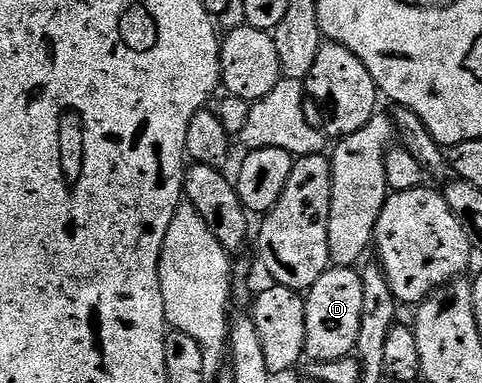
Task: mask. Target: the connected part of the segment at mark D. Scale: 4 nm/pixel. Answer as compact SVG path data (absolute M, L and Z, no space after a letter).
M331 266L305 294L305 354L312 363L332 362L354 355L357 336L361 332L363 289L360 271L349 266Z

